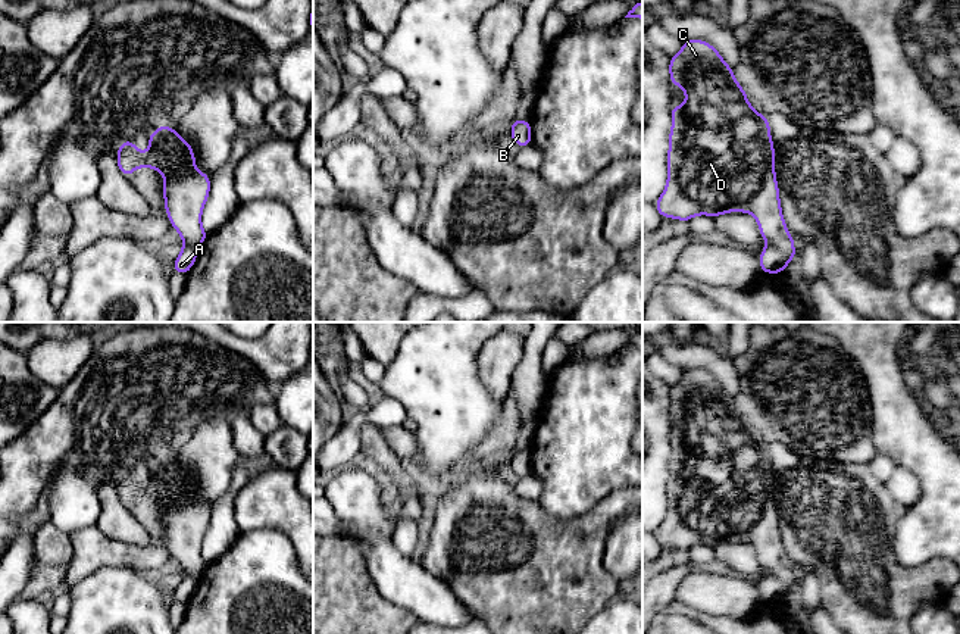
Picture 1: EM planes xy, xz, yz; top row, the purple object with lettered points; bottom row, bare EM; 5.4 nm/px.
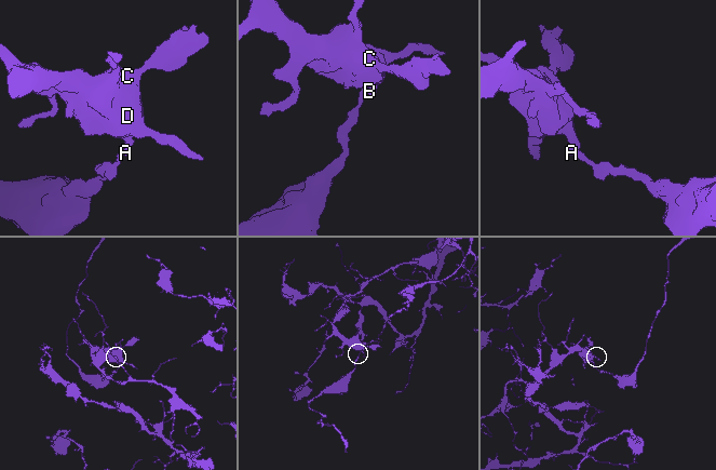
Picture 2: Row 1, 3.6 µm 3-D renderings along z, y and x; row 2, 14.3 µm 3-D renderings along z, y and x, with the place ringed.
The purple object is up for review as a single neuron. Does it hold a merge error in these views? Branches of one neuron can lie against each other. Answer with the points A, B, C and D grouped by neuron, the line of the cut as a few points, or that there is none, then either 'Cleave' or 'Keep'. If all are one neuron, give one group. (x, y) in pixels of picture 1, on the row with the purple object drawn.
Groups: A / B C D. Split along yz (768, 243), (790, 259). Cleave

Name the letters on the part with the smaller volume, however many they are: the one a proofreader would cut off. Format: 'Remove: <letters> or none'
Remove: A

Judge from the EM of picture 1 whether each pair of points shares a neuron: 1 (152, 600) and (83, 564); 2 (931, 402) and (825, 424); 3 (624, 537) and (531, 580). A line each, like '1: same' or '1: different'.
1: different
2: different
3: different

